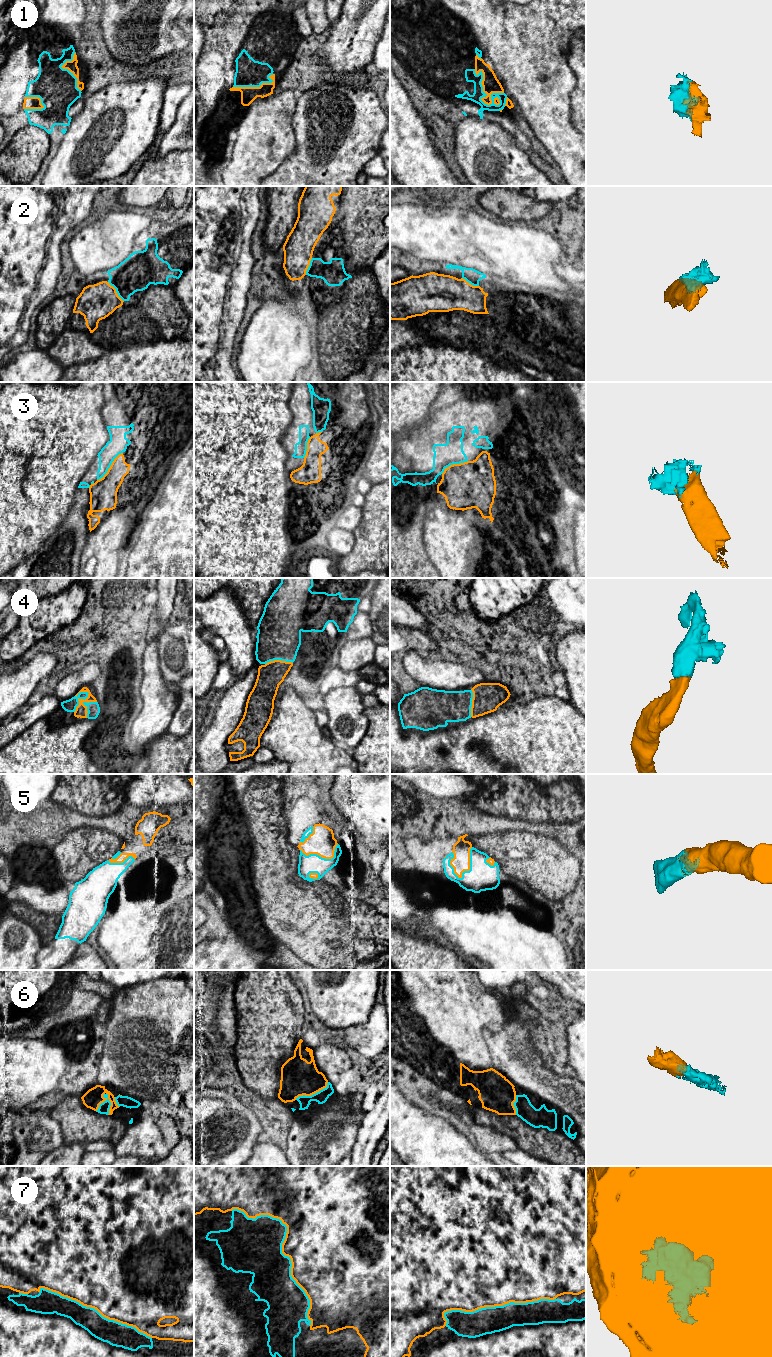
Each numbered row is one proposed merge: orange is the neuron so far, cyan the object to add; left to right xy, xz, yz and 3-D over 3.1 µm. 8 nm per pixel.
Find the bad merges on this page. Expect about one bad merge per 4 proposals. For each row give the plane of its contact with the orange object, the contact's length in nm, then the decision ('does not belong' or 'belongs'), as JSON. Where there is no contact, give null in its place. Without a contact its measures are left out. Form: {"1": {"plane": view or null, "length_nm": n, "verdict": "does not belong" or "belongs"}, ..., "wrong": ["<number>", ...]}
{"1": {"plane": "yz", "length_nm": 360, "verdict": "belongs"}, "2": {"plane": "xy", "length_nm": 200, "verdict": "does not belong"}, "3": {"plane": "xy", "length_nm": 300, "verdict": "does not belong"}, "4": {"plane": "xy", "length_nm": 220, "verdict": "belongs"}, "5": {"plane": "yz", "length_nm": 280, "verdict": "belongs"}, "6": {"plane": "xy", "length_nm": 180, "verdict": "belongs"}, "7": {"plane": "xz", "length_nm": 1150, "verdict": "belongs"}, "wrong": ["2", "3"]}

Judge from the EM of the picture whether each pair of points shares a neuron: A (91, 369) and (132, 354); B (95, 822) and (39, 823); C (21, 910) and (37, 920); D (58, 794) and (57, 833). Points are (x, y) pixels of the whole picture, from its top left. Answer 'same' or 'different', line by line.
A: same
B: same
C: same
D: different

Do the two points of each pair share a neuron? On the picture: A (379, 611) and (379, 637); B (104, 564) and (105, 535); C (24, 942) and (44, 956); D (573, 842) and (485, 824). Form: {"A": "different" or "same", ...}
{"A": "same", "B": "same", "C": "different", "D": "same"}

